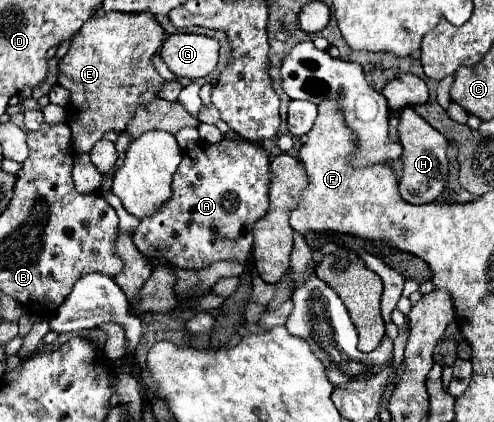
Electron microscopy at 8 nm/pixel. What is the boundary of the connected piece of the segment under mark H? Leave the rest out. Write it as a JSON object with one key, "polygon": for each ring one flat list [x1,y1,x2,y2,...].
{"polygon":[[405,106,399,110,399,142,403,146,403,178,399,182,401,198,409,204,435,202,447,184,447,138,423,120,411,106]]}

